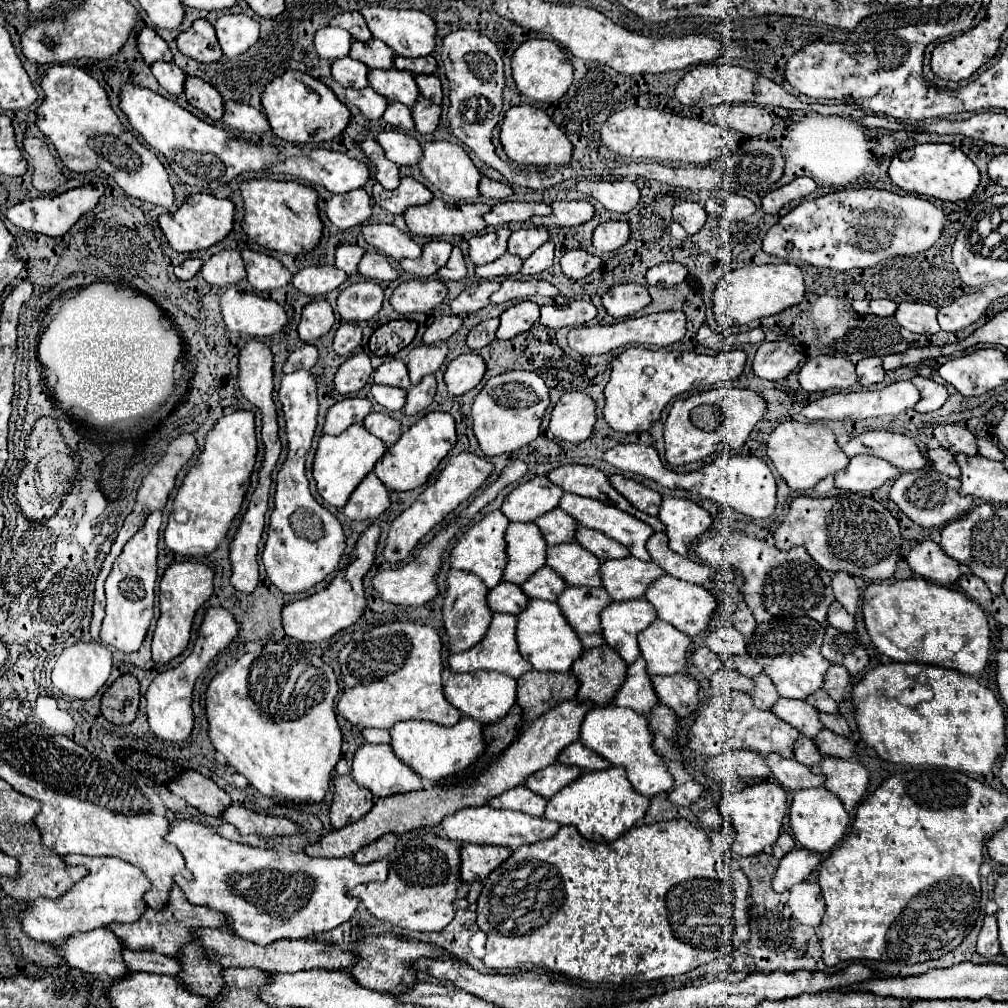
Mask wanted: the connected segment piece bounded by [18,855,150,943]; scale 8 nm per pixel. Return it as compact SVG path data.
M64 855L62 859L66 865L86 867L88 875L76 885L72 885L58 899L34 899L28 903L28 907L22 911L18 919L22 925L22 933L26 933L28 937L44 943L62 941L62 937L70 937L70 933L92 931L114 921L132 923L146 907L142 895L146 893L146 889L150 889L150 881L132 863L112 857L88 857L88 855Z

